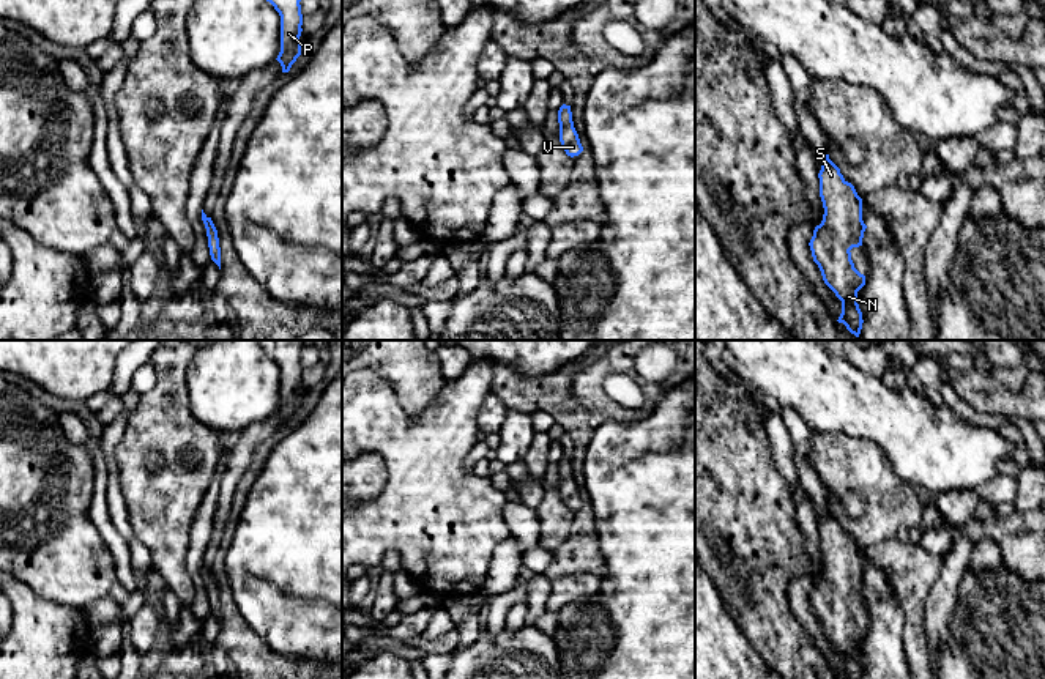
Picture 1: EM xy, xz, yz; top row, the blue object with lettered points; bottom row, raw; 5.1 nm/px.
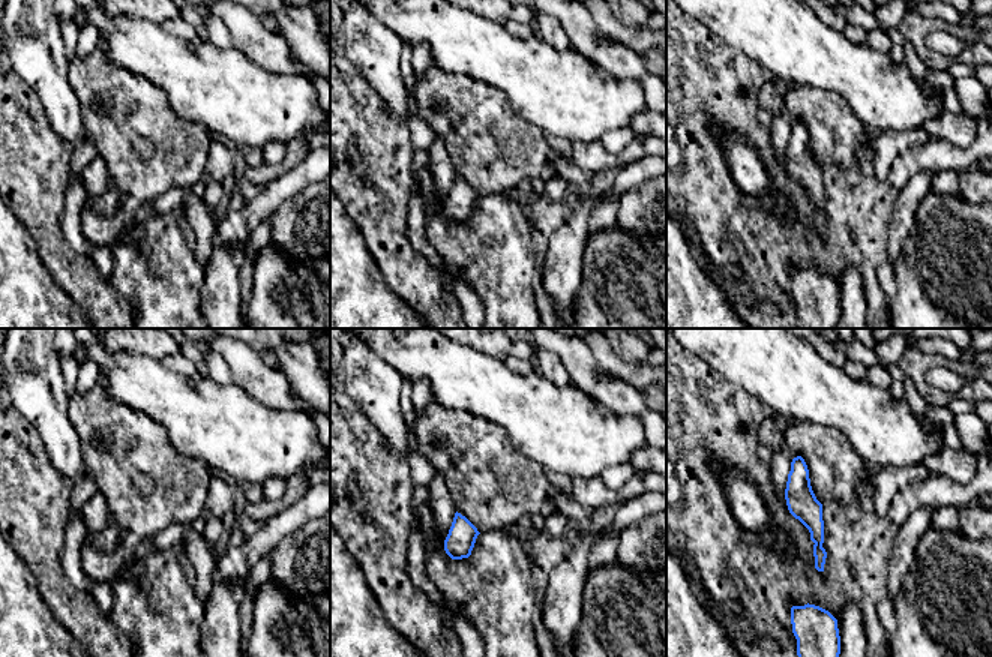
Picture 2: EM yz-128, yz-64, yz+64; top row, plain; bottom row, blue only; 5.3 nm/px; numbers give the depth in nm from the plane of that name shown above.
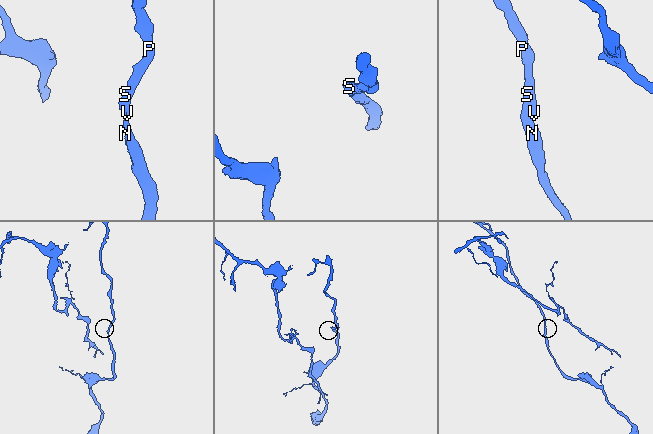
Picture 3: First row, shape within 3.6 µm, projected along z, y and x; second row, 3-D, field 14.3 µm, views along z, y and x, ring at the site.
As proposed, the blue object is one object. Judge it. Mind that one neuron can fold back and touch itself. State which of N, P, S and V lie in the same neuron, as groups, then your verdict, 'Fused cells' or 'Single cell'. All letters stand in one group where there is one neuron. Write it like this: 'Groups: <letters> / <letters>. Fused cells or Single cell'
Groups: N P S V. Single cell

